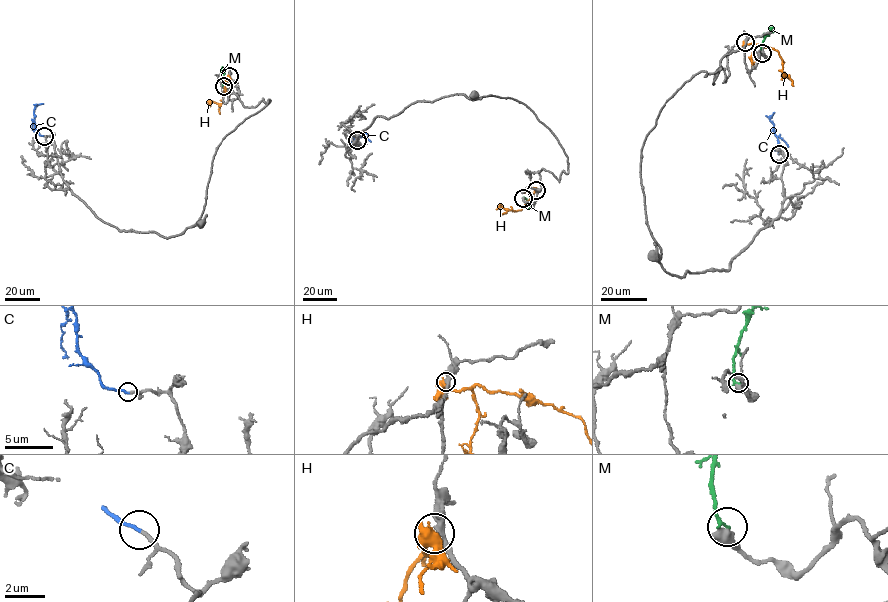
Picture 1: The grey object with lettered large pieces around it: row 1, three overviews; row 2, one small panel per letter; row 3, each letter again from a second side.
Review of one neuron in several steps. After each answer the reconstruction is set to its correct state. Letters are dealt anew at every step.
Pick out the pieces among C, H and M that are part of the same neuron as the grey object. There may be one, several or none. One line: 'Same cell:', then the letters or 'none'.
Same cell: C

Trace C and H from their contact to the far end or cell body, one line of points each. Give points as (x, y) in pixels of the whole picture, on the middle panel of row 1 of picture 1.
C: (357, 140), (353, 138), (364, 135), (371, 141)
H: (536, 190), (521, 210), (499, 206), (496, 209)

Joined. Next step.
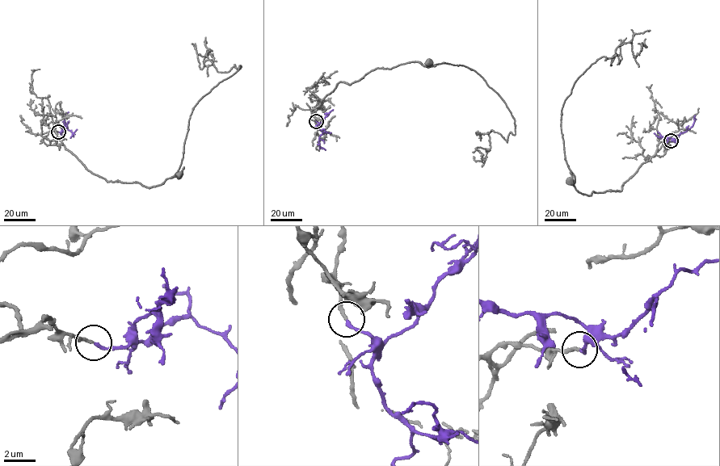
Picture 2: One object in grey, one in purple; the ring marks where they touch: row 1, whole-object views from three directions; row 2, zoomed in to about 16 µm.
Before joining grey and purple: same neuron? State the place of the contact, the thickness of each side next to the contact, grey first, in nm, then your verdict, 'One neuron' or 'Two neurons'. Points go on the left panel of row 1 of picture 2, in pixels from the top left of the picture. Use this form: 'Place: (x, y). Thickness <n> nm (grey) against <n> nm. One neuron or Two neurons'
Place: (58, 132). Thickness 190 nm (grey) against 190 nm. One neuron

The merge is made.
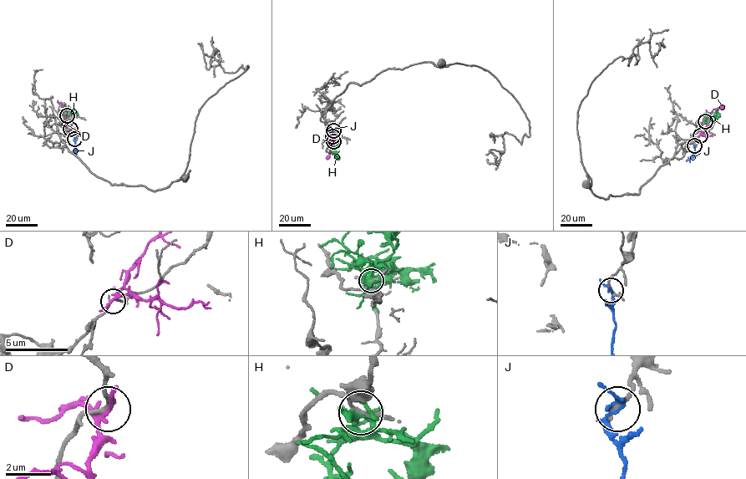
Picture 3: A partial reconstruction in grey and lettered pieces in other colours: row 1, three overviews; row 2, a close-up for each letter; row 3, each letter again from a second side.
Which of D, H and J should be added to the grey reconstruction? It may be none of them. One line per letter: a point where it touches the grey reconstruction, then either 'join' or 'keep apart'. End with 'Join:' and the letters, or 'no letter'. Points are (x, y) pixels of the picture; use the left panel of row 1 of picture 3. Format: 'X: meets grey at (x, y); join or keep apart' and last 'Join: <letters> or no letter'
D: meets grey at (70, 129); keep apart
H: meets grey at (67, 115); keep apart
J: meets grey at (74, 139); keep apart
Join: no letter

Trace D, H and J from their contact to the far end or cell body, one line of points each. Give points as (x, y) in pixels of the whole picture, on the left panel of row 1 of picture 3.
D: (70, 129), (64, 122), (65, 107), (58, 100)
H: (67, 115), (64, 114), (67, 114), (68, 110), (77, 114)
J: (74, 139), (75, 152), (73, 149)

